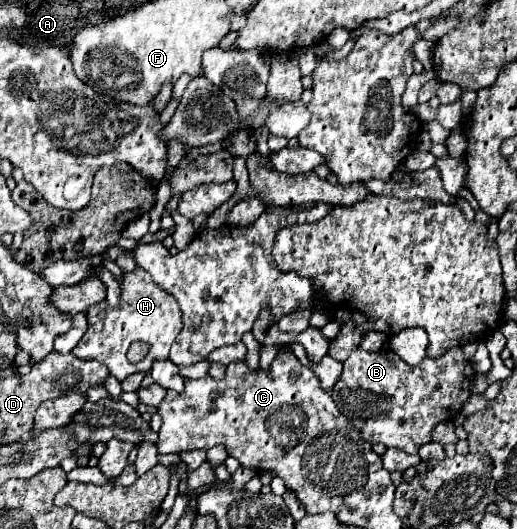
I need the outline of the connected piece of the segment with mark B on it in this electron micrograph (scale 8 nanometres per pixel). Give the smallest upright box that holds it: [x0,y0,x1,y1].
[332,348,476,454]

